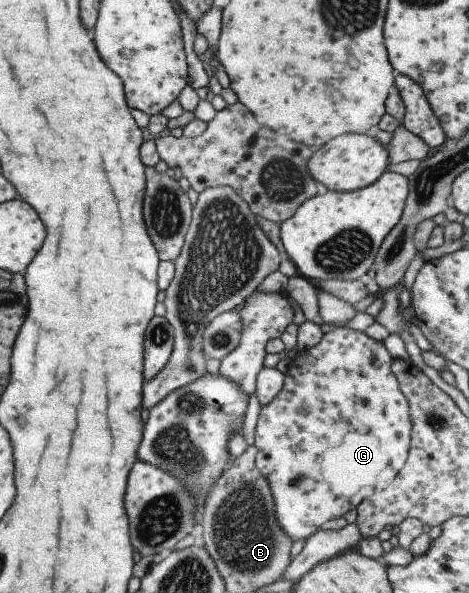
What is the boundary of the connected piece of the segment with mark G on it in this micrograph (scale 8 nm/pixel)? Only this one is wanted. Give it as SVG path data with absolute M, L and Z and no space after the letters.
M337 327L323 333L321 340L313 347L297 352L293 358L288 360L289 365L284 372L281 390L277 392L277 396L271 402L267 402L265 406L260 406L254 432L253 446L257 448L254 465L259 474L265 478L271 490L275 508L275 520L277 520L279 528L283 530L283 534L287 534L291 541L305 540L321 524L328 520L342 517L343 514L356 508L366 498L371 498L371 495L389 486L403 466L409 450L411 418L409 418L409 408L405 396L401 394L401 389L397 380L395 380L392 362L393 359L387 353L382 341L371 339L362 331Z

